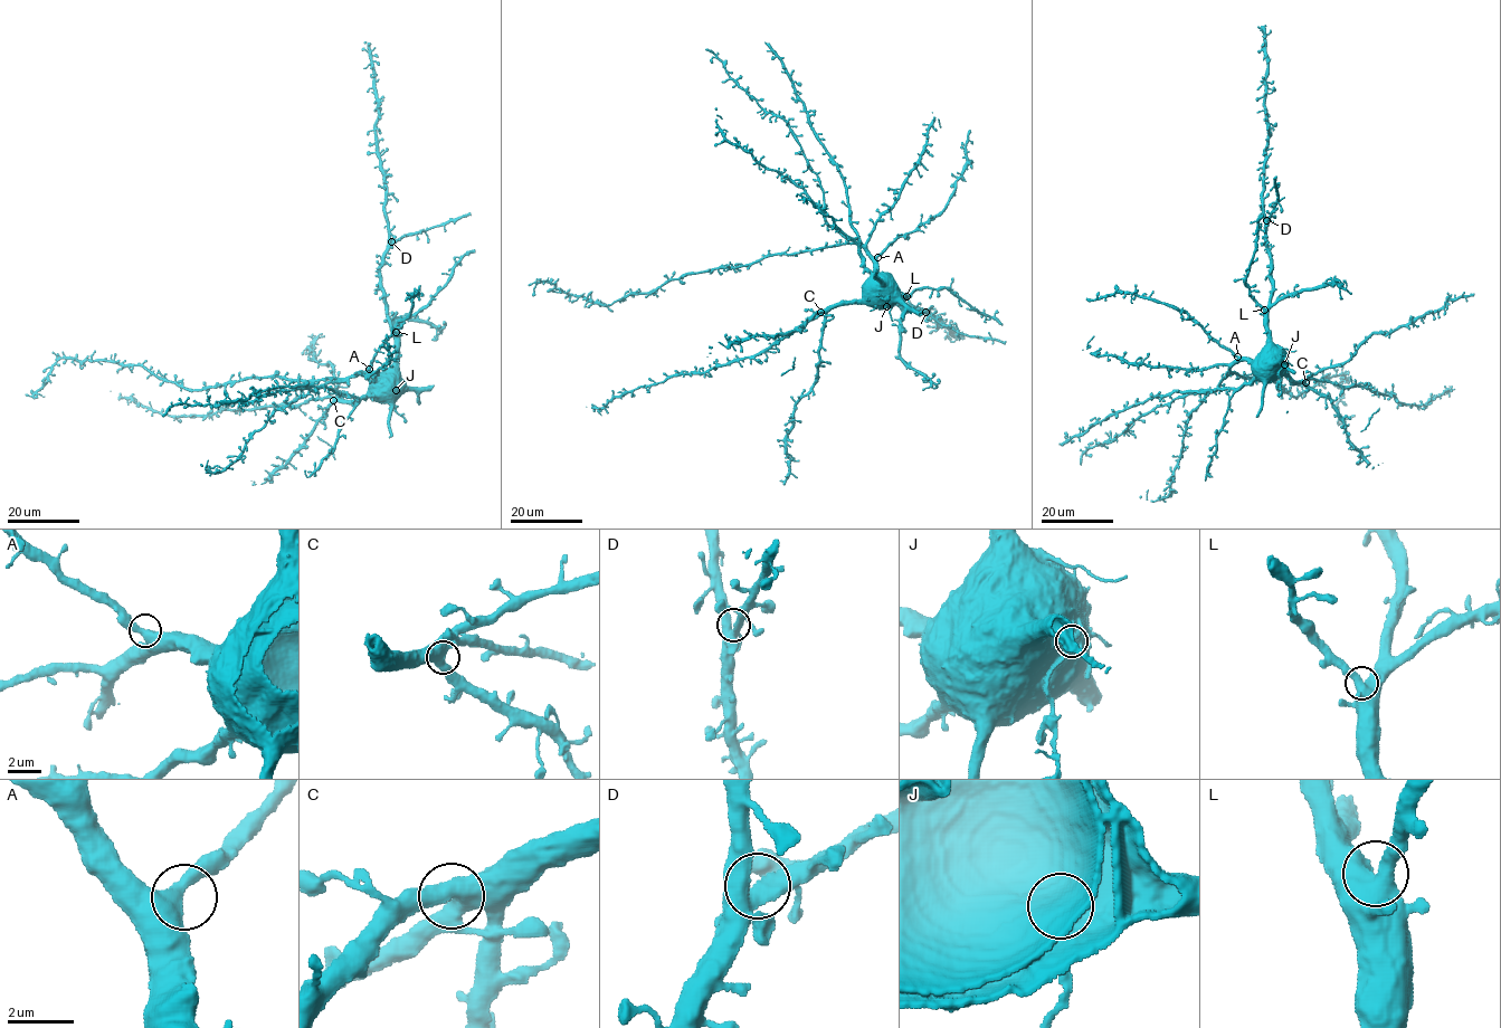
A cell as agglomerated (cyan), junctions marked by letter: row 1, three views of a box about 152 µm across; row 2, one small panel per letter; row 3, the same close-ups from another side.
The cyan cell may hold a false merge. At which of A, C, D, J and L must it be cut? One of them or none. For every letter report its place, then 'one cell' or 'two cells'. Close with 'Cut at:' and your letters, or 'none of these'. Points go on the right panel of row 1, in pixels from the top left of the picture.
A: place (1237, 357); one cell
C: place (1305, 382); one cell
D: place (1266, 220); one cell
J: place (1284, 364); two cells
L: place (1264, 310); one cell
Cut at: J

